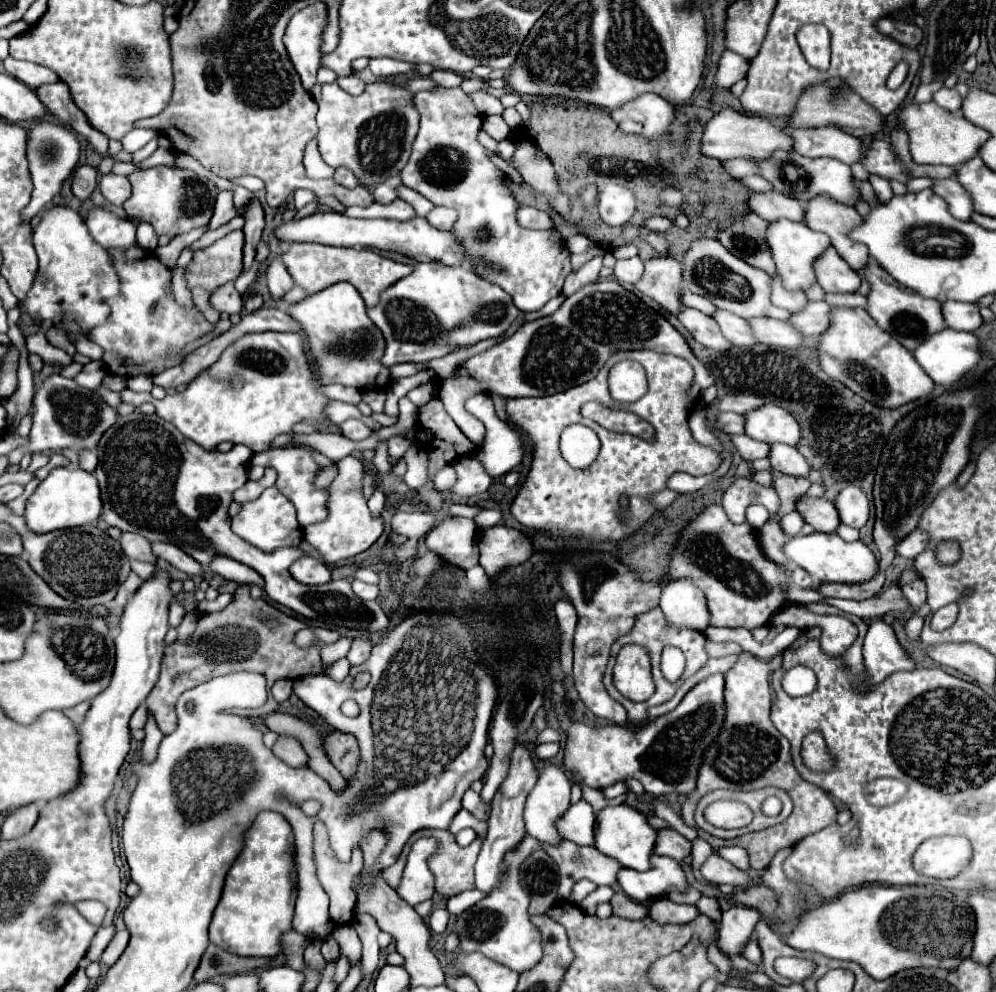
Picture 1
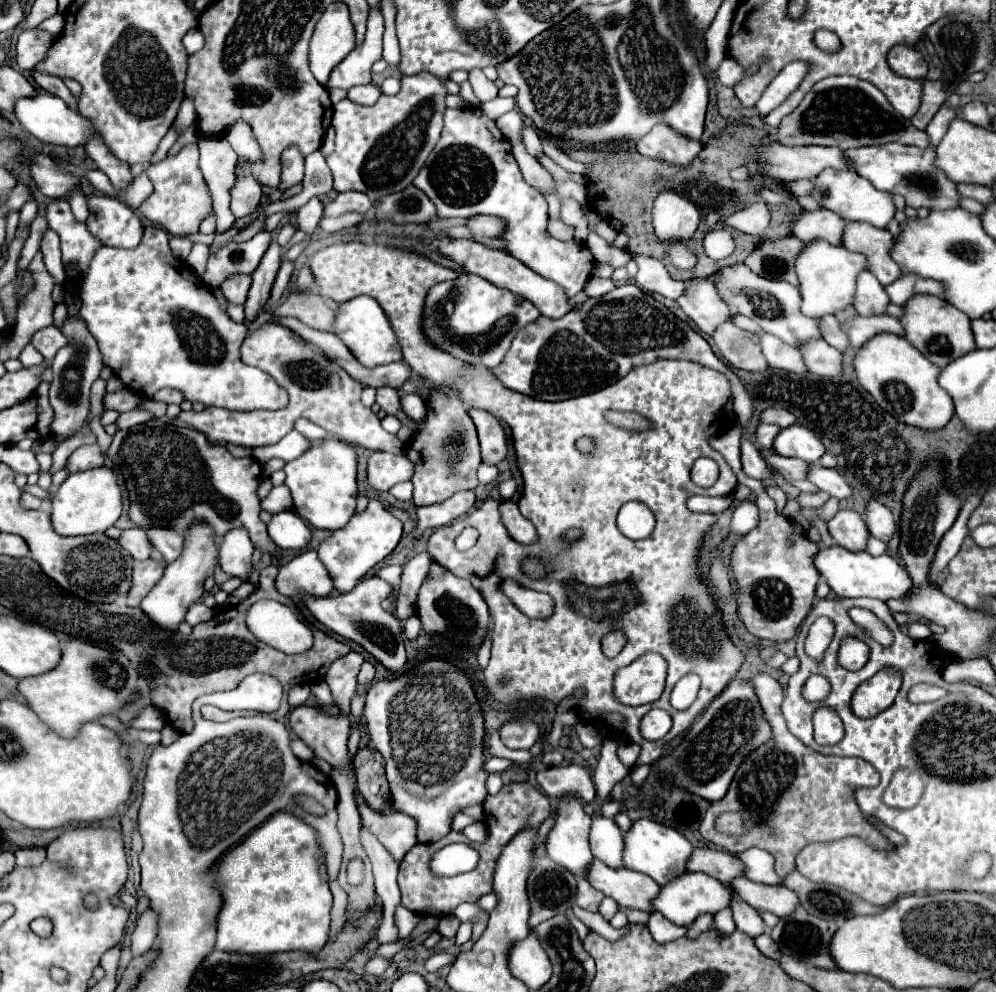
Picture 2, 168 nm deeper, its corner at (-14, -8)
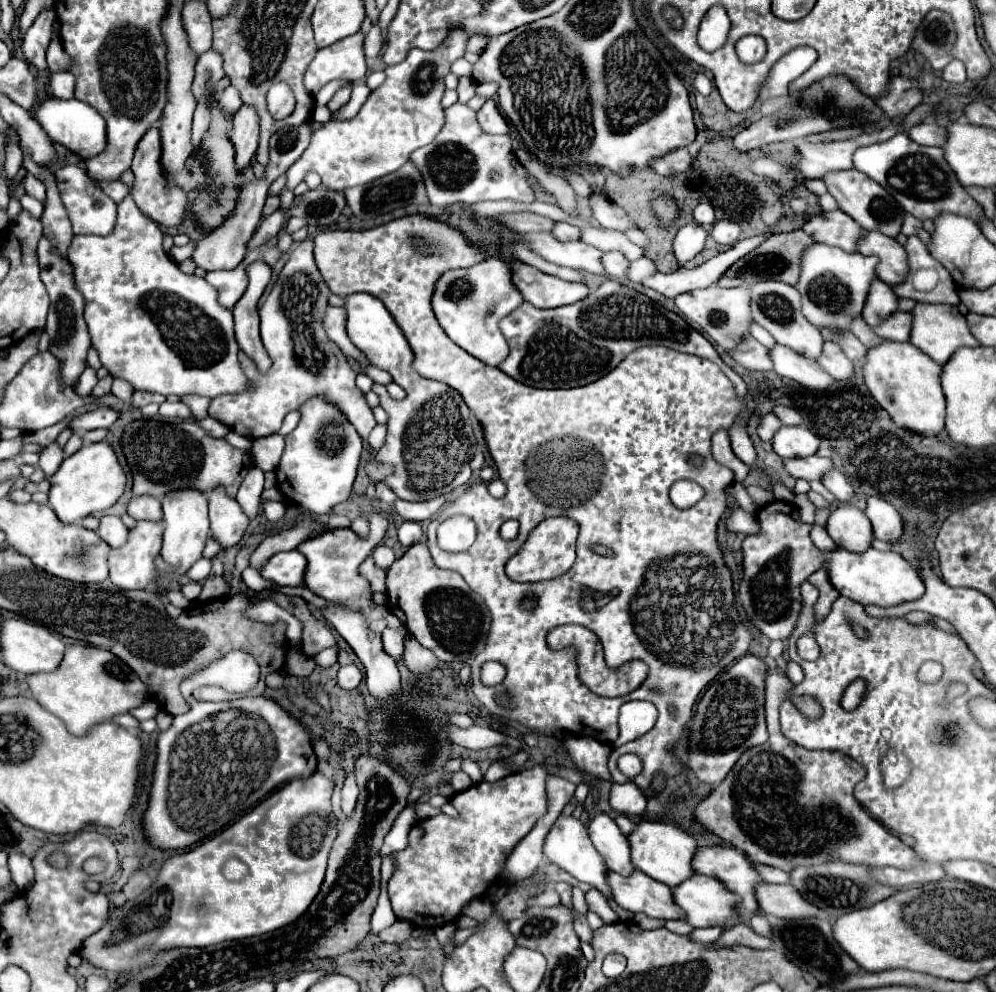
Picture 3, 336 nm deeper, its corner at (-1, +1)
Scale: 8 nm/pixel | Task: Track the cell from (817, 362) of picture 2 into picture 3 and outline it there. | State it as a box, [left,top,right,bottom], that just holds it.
[817,341,853,381]

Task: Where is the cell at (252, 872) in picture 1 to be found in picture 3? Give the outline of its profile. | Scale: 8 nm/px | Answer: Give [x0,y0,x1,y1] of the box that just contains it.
[79,773,337,971]

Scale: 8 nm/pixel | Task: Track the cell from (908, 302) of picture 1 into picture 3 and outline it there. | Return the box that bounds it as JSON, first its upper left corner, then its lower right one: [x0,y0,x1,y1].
[909,301,979,365]

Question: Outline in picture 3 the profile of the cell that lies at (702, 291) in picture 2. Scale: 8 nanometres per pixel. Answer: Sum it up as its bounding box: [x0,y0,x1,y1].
[673,287,751,349]

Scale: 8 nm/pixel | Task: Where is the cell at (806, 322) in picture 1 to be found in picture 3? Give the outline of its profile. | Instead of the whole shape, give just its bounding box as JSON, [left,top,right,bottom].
[871,311,911,341]

